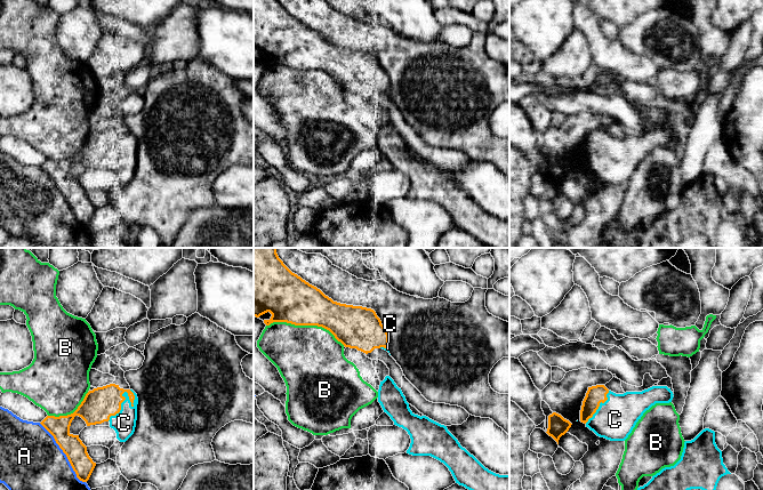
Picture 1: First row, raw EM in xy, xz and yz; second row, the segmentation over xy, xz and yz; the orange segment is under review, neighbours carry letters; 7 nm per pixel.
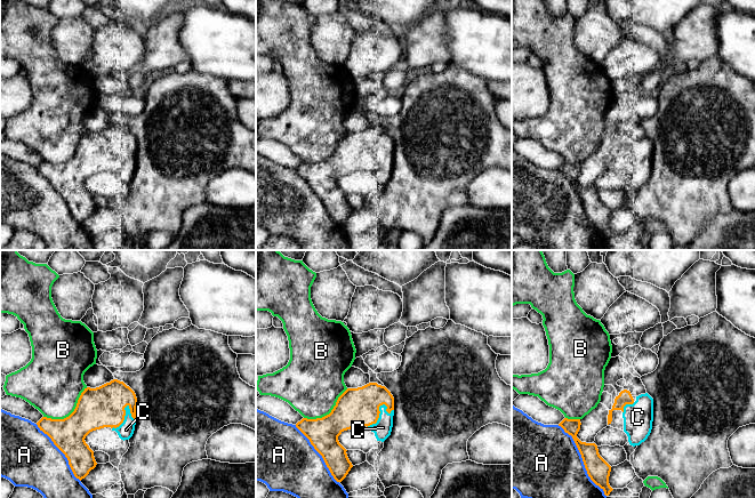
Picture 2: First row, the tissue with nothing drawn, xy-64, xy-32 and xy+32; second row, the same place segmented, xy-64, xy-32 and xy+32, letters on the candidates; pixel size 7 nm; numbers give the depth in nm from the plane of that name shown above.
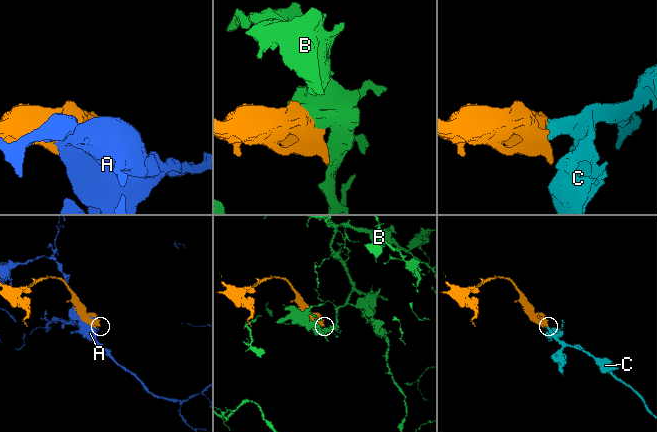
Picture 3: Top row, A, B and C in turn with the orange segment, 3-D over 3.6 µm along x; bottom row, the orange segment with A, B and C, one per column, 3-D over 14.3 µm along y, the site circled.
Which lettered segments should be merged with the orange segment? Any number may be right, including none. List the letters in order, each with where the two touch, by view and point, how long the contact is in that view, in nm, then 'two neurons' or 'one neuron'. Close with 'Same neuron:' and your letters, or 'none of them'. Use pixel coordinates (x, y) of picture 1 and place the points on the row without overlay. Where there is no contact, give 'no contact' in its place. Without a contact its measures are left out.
A: meets orange in xy at (64, 197); contact 550 nm long; two neurons
B: meets orange in xz at (305, 69); contact 550 nm long; two neurons
C: meets orange in xy at (123, 141); contact 280 nm long; one neuron
Same neuron: C

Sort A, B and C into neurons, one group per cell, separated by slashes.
A / B / C

